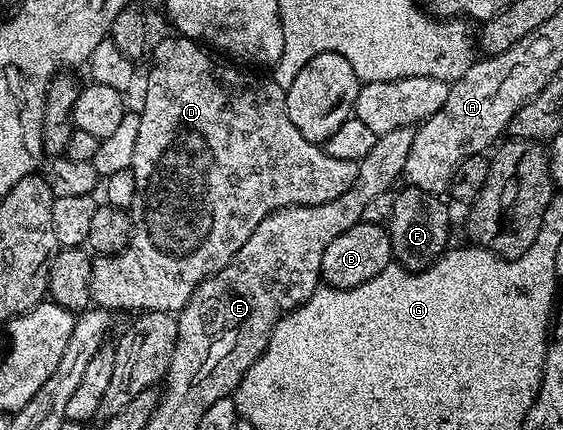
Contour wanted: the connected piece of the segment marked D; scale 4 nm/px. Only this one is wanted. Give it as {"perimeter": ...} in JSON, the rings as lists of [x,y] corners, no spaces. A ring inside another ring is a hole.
{"perimeter":[[[174,37],[163,38],[156,46],[154,43],[149,54],[151,71],[147,74],[147,91],[143,94],[143,111],[137,114],[139,124],[137,144],[133,148],[133,160],[129,167],[135,177],[135,195],[133,204],[129,207],[131,242],[119,254],[99,256],[91,263],[91,301],[96,307],[108,312],[160,310],[169,314],[183,310],[195,289],[204,280],[212,278],[218,270],[224,270],[235,259],[237,252],[245,244],[245,240],[249,240],[249,236],[253,236],[257,224],[261,224],[261,220],[265,220],[265,216],[286,206],[312,206],[313,204],[325,204],[329,200],[337,200],[337,196],[349,192],[349,188],[353,188],[353,180],[357,180],[358,162],[337,160],[337,156],[329,156],[322,145],[305,140],[305,136],[301,136],[301,132],[297,132],[293,120],[289,120],[287,92],[279,87],[274,77],[258,78],[255,75],[258,73],[248,72],[246,69],[236,68],[231,64],[222,66],[221,63],[214,62],[210,58],[212,55],[200,43],[194,42],[191,38]]]}

